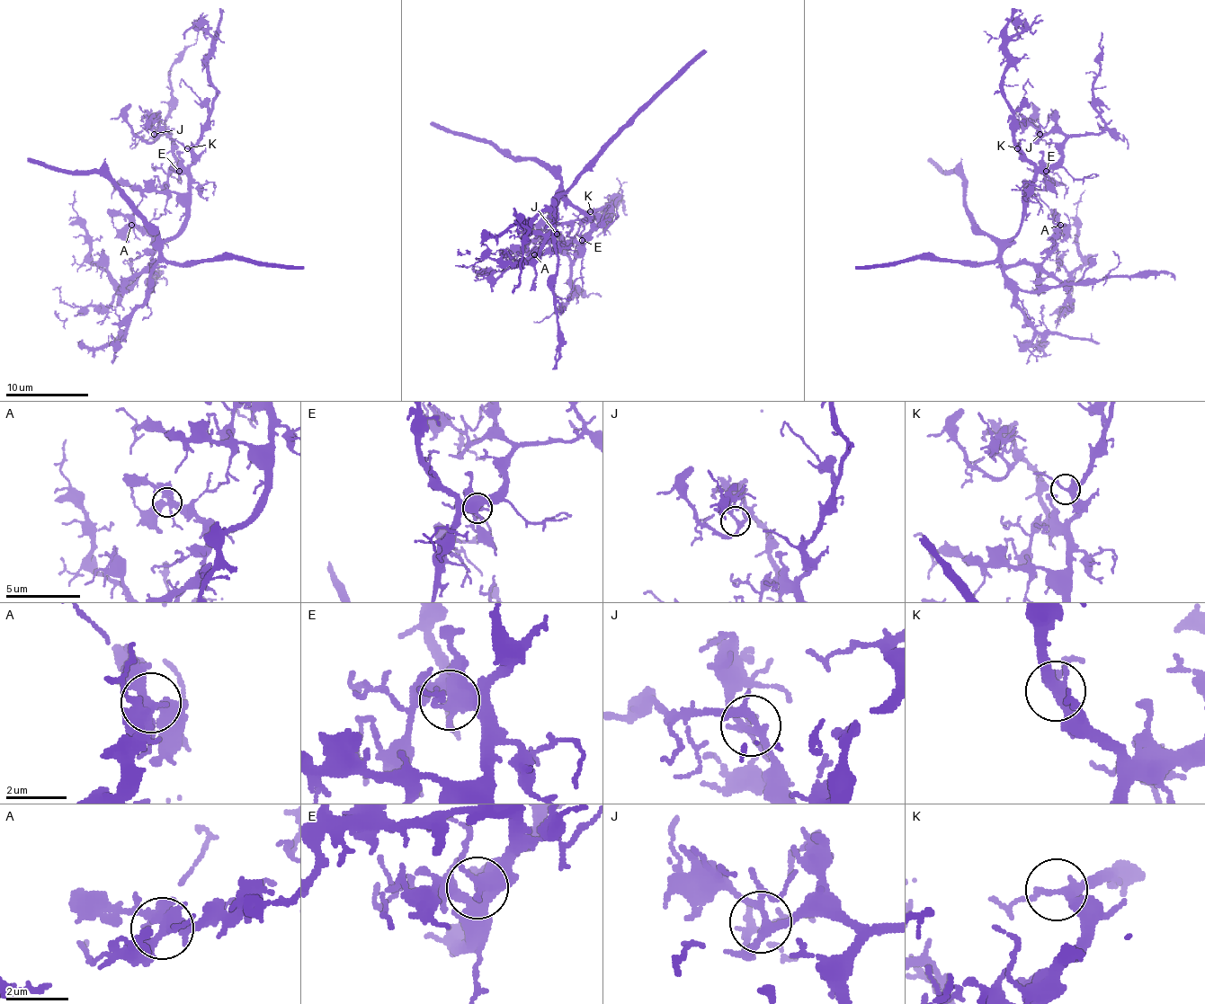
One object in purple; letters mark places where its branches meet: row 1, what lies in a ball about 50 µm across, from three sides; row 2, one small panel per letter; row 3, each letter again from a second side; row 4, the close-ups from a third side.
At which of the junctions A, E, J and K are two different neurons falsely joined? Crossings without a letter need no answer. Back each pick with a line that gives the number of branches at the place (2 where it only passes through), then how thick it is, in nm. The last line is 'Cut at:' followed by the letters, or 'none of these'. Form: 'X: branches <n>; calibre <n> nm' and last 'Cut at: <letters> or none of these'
Cut at: none of these

